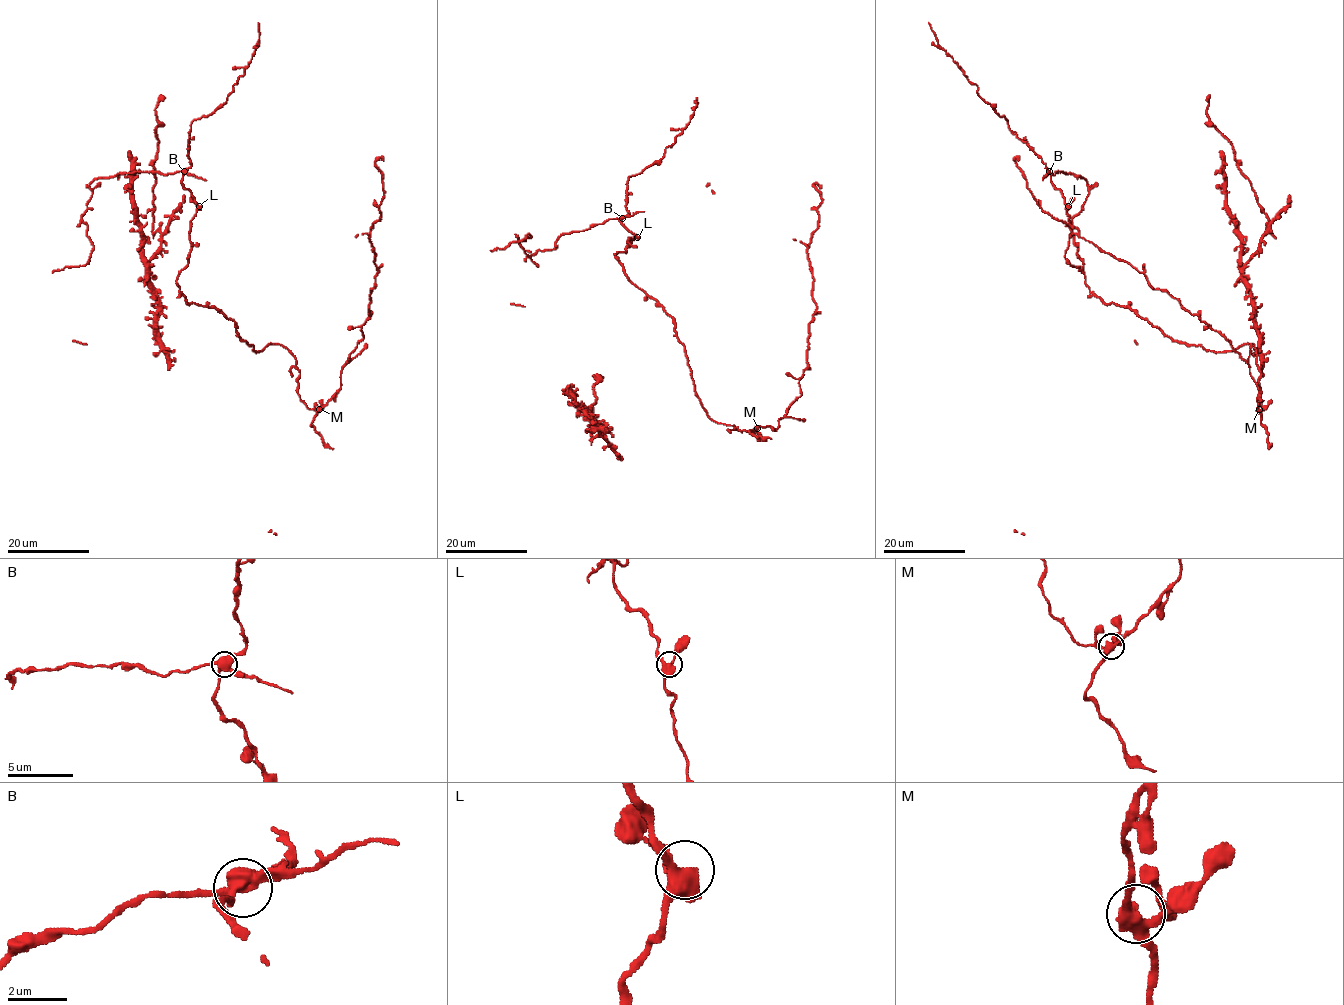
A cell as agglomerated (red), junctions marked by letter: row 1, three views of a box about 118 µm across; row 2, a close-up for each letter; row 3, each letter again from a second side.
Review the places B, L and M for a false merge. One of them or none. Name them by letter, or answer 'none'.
B

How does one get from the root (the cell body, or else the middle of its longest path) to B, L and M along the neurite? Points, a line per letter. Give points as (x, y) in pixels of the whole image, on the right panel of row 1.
B: (1210, 350), (1174, 341), (1129, 308), (1106, 303), (1089, 290), (1070, 229), (1065, 197), (1052, 182), (1049, 171)
L: (1210, 350), (1174, 341), (1129, 308), (1106, 303), (1089, 290), (1070, 229), (1068, 206)
M: (1210, 350), (1231, 351), (1243, 344), (1254, 345), (1261, 373), (1259, 396), (1263, 409), (1259, 409)

